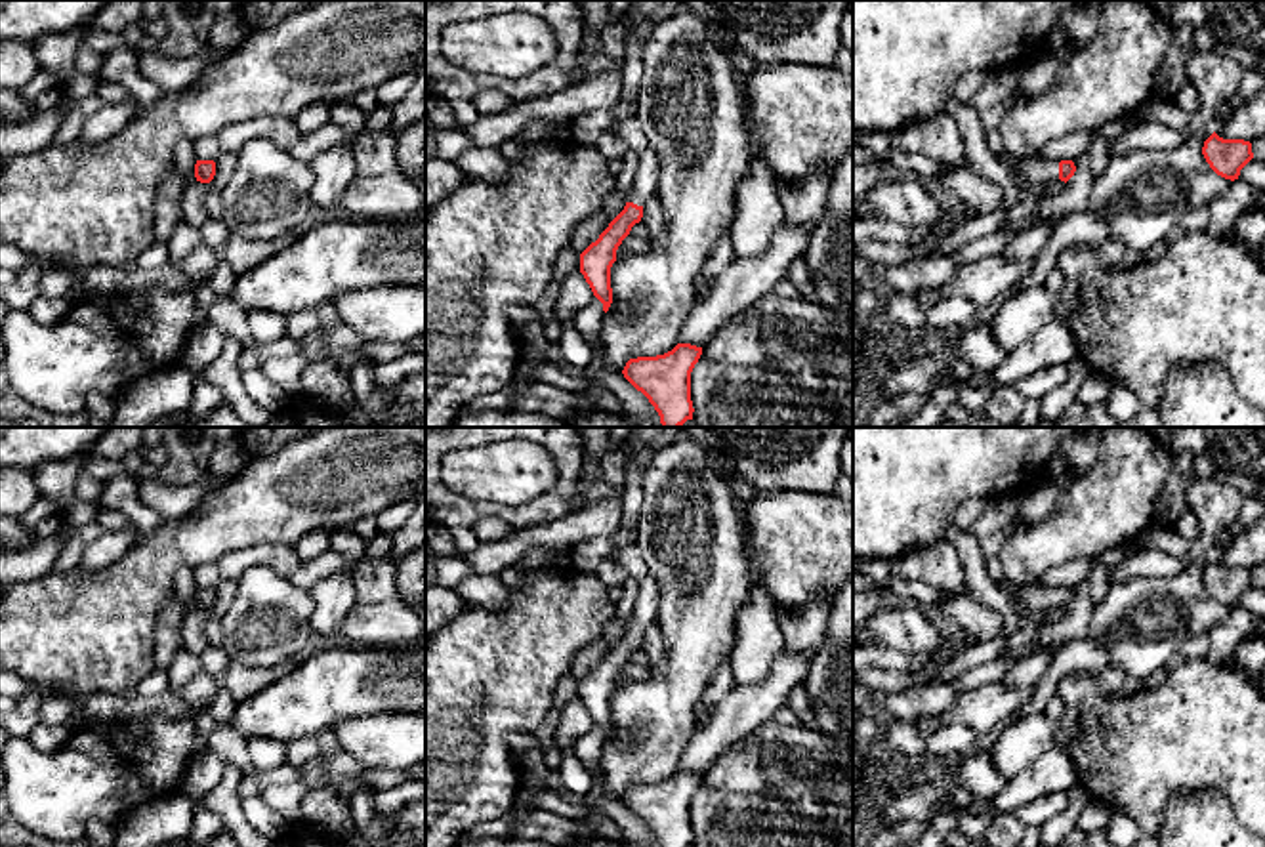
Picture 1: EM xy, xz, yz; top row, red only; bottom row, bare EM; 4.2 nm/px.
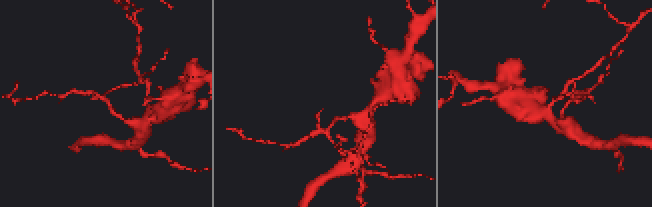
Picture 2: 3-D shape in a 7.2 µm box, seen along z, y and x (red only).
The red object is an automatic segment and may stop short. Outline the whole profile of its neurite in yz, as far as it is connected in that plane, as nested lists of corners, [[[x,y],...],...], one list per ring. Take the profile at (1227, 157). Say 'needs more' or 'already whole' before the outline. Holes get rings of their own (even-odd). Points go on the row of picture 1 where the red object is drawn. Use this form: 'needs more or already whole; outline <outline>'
already whole; outline [[[1215,132],[1204,141],[1202,155],[1217,176],[1231,181],[1238,179],[1240,170],[1254,158],[1250,141],[1223,139]]]

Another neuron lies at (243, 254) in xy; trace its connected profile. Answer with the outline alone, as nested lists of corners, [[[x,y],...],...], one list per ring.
[[[231,235],[227,240],[223,261],[227,261],[237,275],[244,275],[290,246],[294,238],[296,235],[284,235],[269,240]]]

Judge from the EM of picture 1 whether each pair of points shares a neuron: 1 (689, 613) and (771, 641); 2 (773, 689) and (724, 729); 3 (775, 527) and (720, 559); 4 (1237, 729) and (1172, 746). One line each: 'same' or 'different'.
1: different
2: same
3: different
4: same

